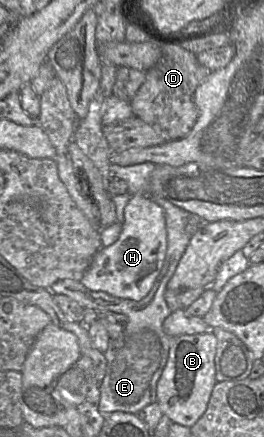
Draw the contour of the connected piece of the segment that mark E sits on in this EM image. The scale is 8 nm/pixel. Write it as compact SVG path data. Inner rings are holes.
M149 194L148 196L164 210L167 230L167 251L161 272L152 289L143 299L135 301L115 297L104 291L92 291L85 287L80 281L71 279L59 280L49 288L53 294L63 294L72 300L75 300L84 309L91 308L98 313L112 311L115 313L121 313L128 318L124 332L118 338L110 339L108 348L104 353L107 367L104 379L100 384L99 401L99 411L103 415L108 415L113 412L138 414L145 406L157 402L157 383L167 363L169 349L173 339L172 336L169 336L163 330L163 323L172 312L165 301L165 292L167 290L167 285L192 237L192 235L189 235L186 232L186 224L188 223L189 216L194 213L187 212L166 199L163 202L159 200L156 195Z

